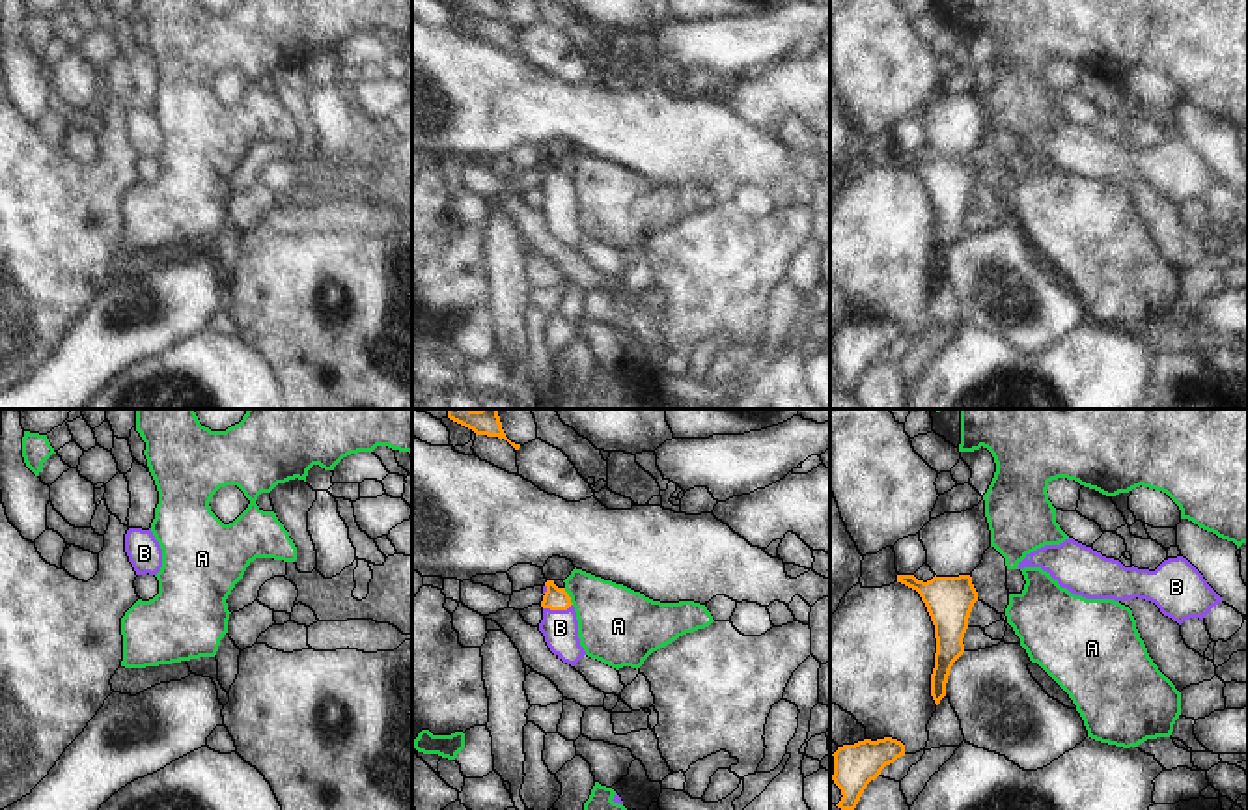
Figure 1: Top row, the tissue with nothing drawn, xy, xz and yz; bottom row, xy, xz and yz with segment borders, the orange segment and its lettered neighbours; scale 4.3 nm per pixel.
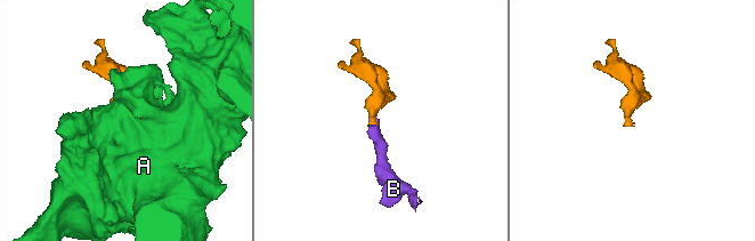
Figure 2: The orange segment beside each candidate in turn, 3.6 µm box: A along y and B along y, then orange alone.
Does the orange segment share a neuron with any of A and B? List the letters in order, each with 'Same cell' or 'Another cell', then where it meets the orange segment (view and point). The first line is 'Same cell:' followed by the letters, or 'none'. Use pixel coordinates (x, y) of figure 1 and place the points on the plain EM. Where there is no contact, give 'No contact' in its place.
Same cell: B
A: Another cell. Touches orange at xz (568, 178)
B: Same cell. Touches orange at xz (556, 191).

